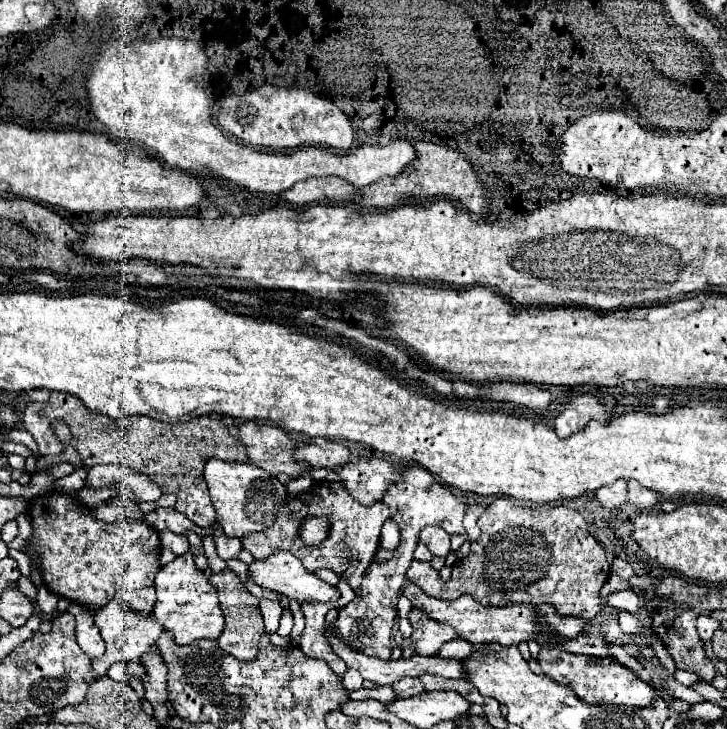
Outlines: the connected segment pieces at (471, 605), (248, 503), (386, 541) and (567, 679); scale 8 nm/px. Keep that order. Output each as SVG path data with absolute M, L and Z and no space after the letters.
M405 583L401 591L411 601L413 609L423 611L425 615L429 615L433 621L437 621L441 625L451 625L461 639L467 639L471 643L479 643L479 645L499 643L503 647L509 647L509 645L519 645L521 641L533 639L539 631L549 631L549 629L545 629L545 627L541 627L541 625L535 623L533 607L531 605L489 607L489 605L481 605L471 595L461 595L459 599L443 601L443 599L435 599L435 597L425 595L415 583Z
M209 459L205 465L205 483L209 487L209 495L221 529L227 537L237 539L271 527L277 515L285 509L287 499L291 497L287 487L277 477L263 473L263 469L247 461L227 463L221 459Z
M387 521L383 525L383 533L381 533L381 547L385 549L395 549L399 545L399 527L395 525L395 521Z
M541 647L539 653L541 669L547 677L551 677L557 683L573 687L573 691L591 705L627 705L627 707L651 707L657 699L657 689L643 681L633 669L625 667L613 657L589 657L589 655L573 655L561 649Z

